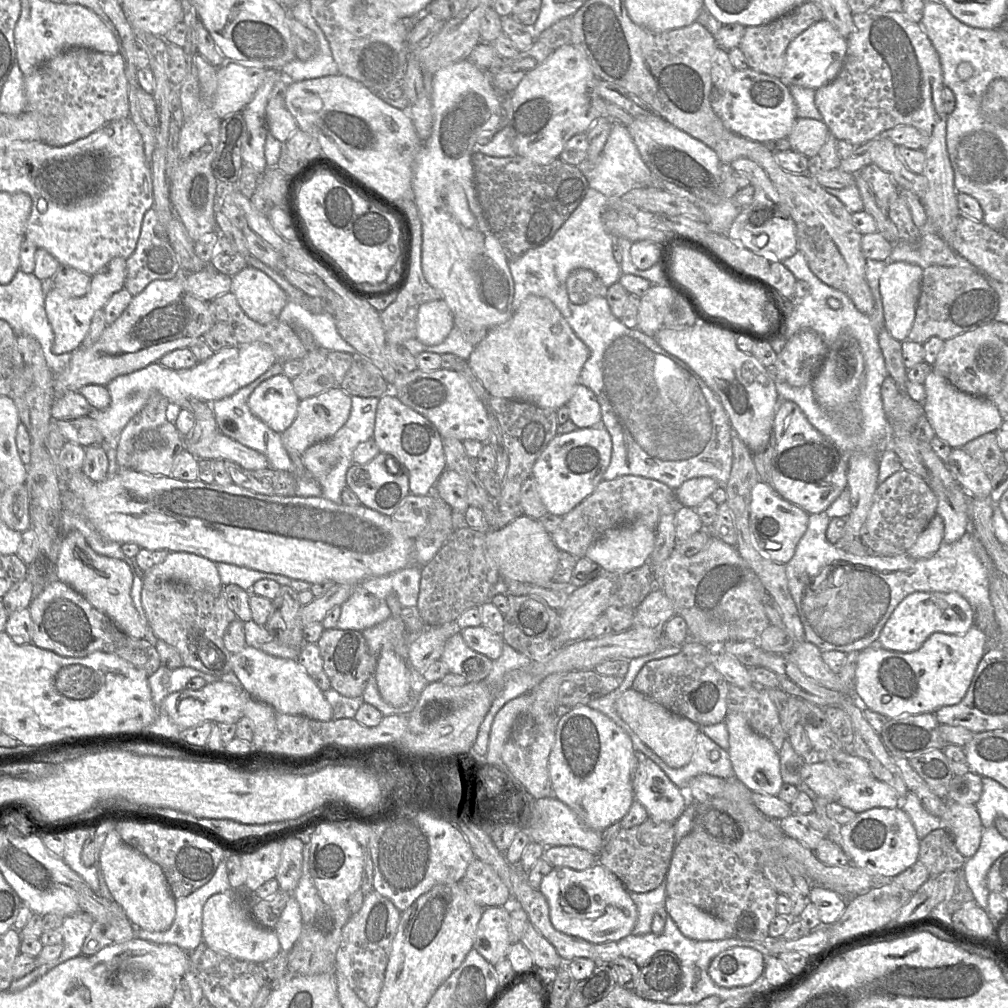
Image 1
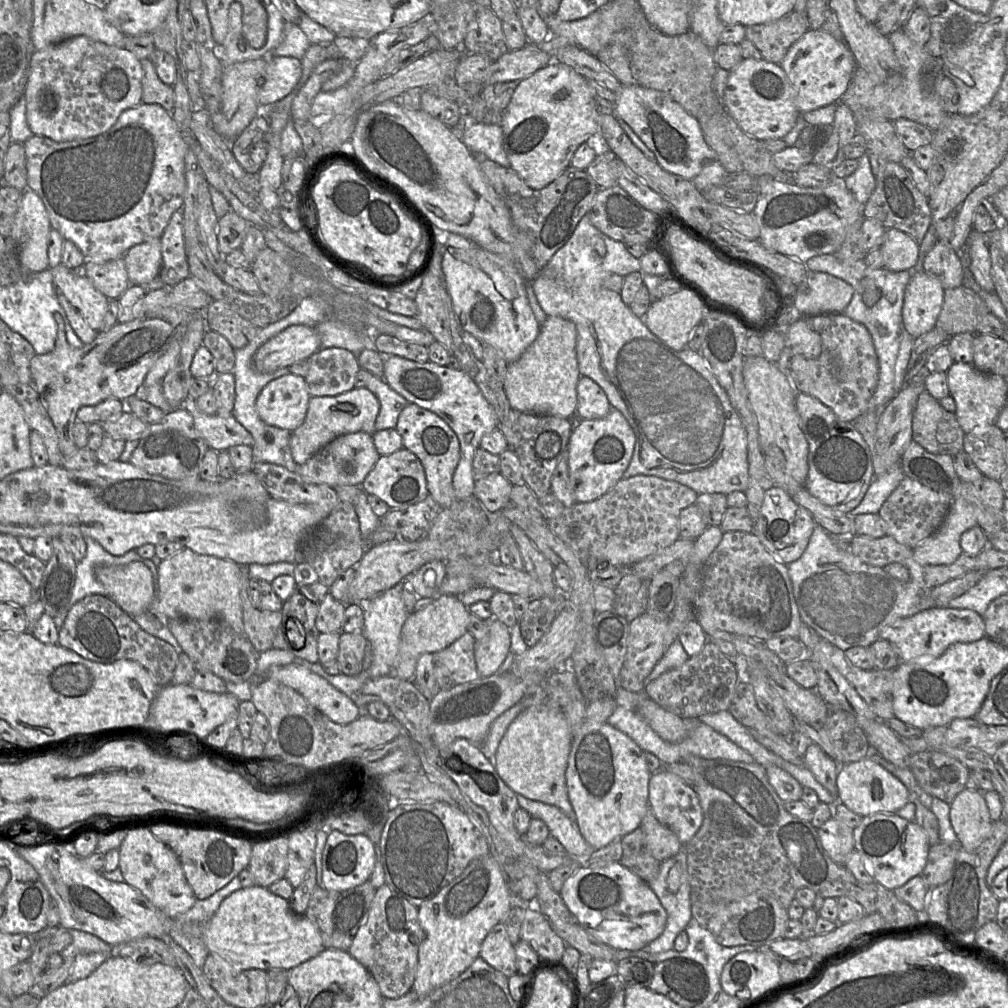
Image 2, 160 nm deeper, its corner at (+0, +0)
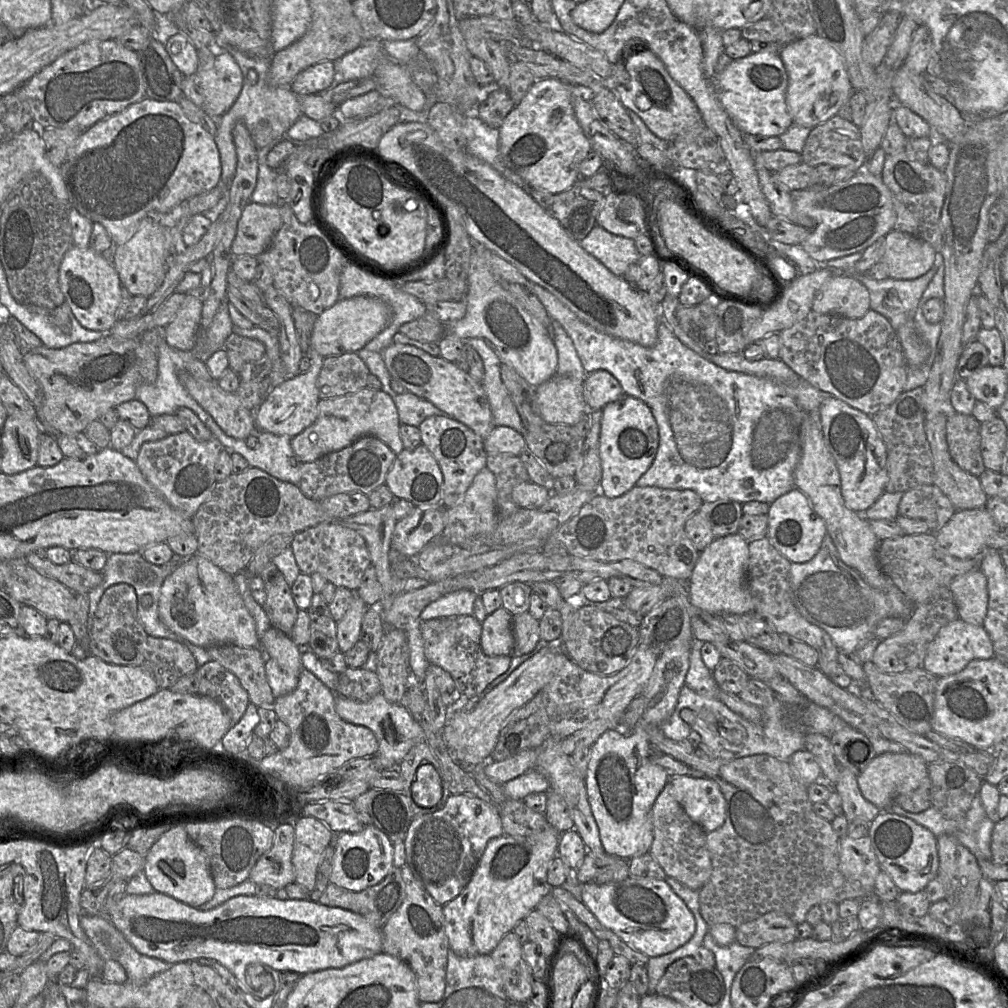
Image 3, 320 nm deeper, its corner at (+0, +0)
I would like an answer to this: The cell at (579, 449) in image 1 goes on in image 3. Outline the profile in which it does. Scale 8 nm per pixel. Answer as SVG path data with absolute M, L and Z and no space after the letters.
M625 395L602 408L601 429L599 436L599 456L602 475L599 493L614 498L621 496L636 486L638 479L649 469L659 445L659 430L650 407L642 400Z

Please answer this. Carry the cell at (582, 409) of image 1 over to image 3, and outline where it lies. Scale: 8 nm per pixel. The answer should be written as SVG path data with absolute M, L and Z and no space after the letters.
M596 370L586 375L583 382L583 395L588 408L592 411L602 408L623 396L619 381L605 370Z

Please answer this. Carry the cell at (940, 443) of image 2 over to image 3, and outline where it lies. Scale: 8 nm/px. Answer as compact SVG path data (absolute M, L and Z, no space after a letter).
M955 411L948 416L946 437L953 461L979 477L986 470L981 455L980 422L972 415Z

